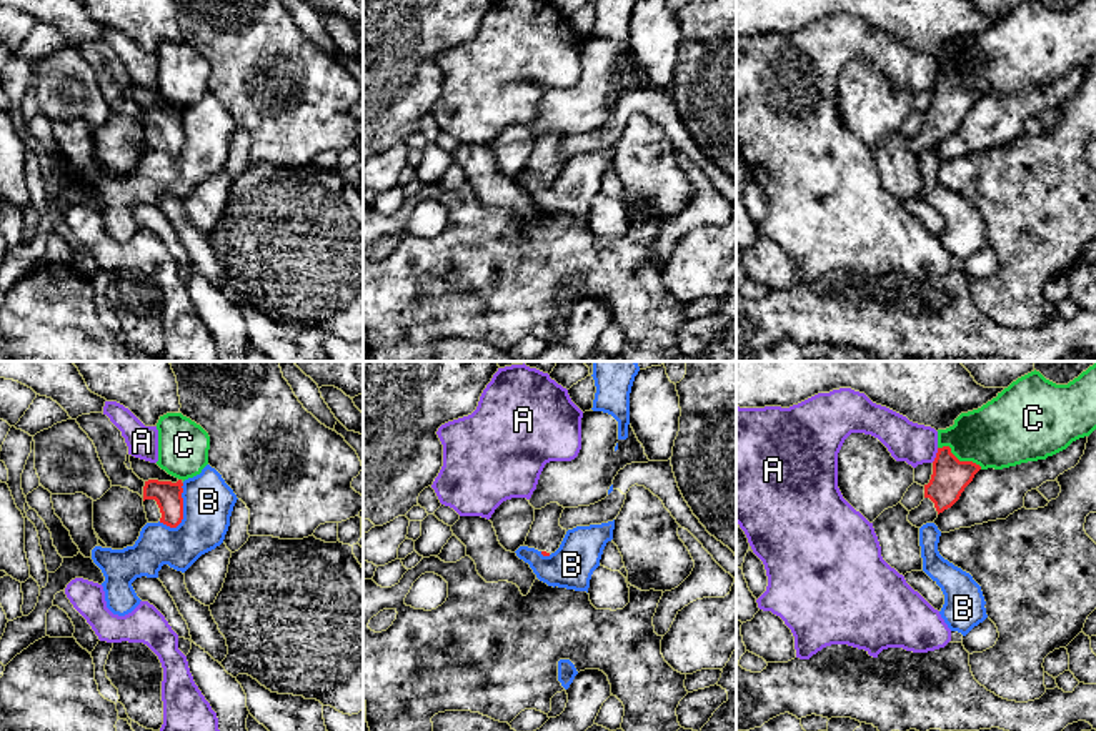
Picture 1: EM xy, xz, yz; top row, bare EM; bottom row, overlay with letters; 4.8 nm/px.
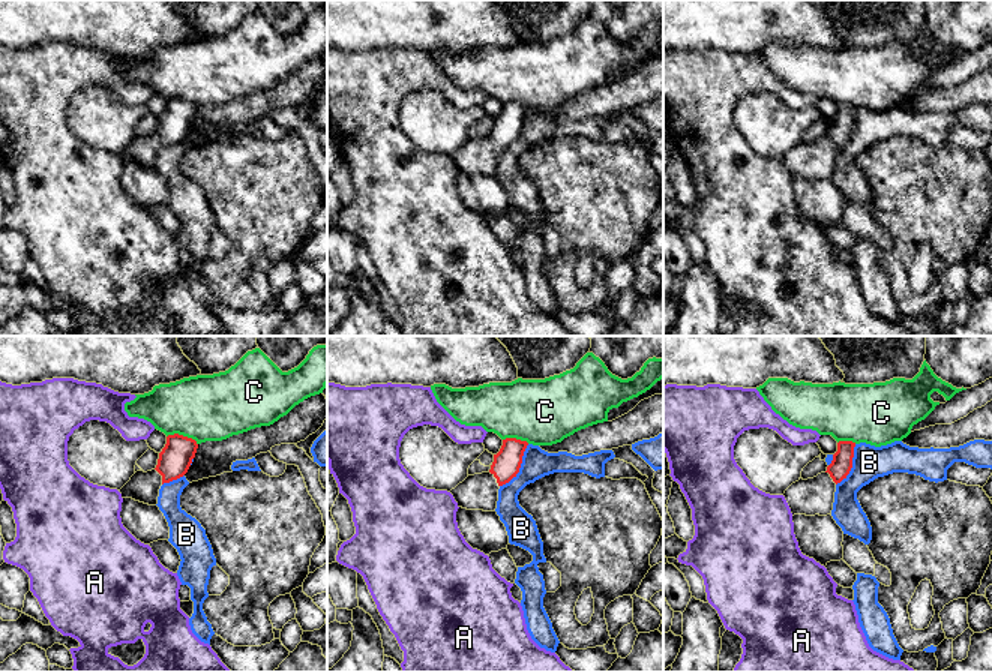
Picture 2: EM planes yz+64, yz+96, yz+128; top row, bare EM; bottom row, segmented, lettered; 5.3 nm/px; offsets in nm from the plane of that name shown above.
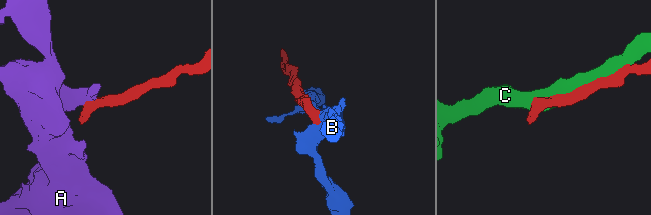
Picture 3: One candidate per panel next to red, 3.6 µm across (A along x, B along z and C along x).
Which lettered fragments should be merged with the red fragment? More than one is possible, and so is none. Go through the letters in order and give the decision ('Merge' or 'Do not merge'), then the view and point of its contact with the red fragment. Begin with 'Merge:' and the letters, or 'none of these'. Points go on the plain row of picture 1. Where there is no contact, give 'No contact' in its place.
Merge: none of these
A: Do not merge. Touches red at yz (936, 82)
B: Do not merge. Touches red at xy (182, 135)
C: Do not merge. Touches red at yz (958, 87)

